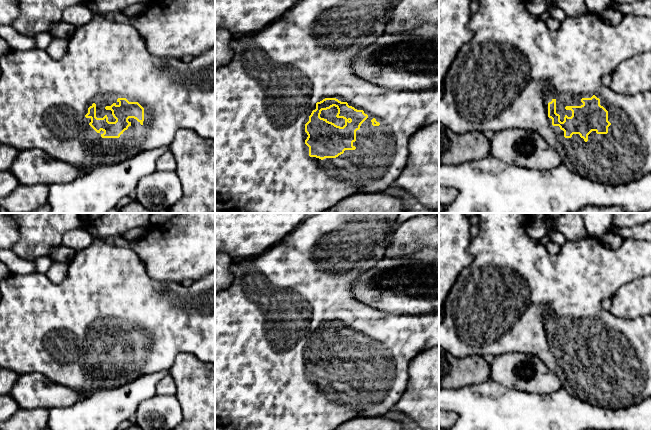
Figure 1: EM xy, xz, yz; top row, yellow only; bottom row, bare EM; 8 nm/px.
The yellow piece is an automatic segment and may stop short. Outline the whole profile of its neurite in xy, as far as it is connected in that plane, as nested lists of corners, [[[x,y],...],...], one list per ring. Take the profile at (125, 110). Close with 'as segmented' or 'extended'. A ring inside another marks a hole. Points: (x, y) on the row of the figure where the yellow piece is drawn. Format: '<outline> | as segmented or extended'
[[[94,15],[87,24],[74,31],[68,39],[66,53],[58,60],[51,58],[45,50],[38,48],[27,51],[11,49],[0,57],[0,143],[18,151],[40,149],[52,158],[89,172],[98,167],[128,160],[142,151],[169,147],[180,129],[190,129],[202,138],[215,140],[215,47],[193,57],[190,62],[172,57],[160,58],[148,52],[145,41],[133,25]]] | extended

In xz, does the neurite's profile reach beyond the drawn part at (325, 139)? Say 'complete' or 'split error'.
split error

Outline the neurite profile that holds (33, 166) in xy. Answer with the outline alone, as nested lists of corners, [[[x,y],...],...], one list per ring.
[[[40,149],[19,151],[8,170],[19,185],[69,183],[83,175],[83,168],[50,157]]]

